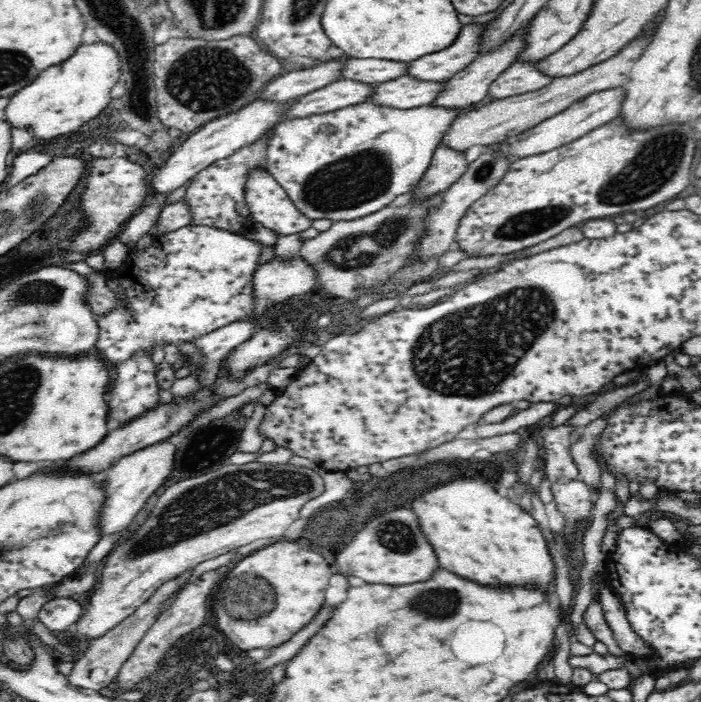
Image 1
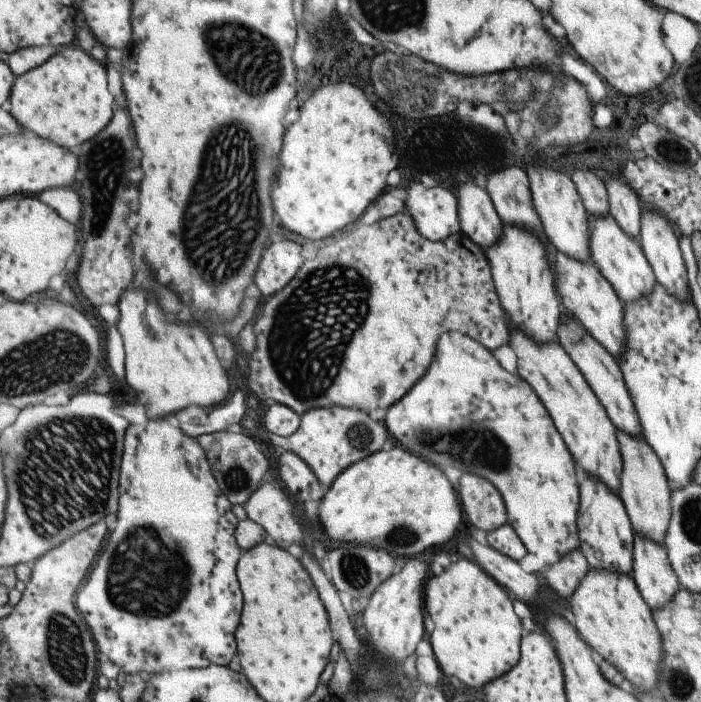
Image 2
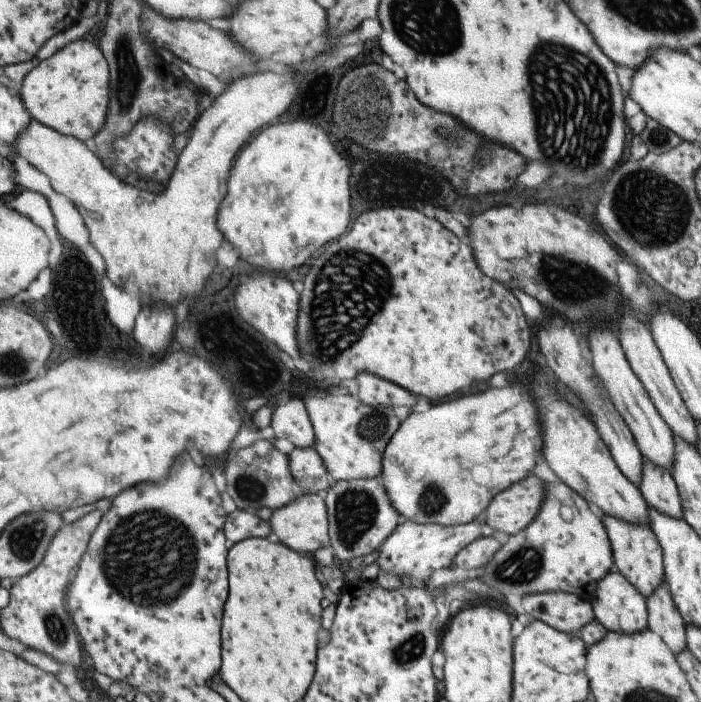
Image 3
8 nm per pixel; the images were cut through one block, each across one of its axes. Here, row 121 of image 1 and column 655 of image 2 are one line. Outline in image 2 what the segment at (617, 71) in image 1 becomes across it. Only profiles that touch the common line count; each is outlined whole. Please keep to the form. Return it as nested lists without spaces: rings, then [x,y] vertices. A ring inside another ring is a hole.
[[[617,427],[617,438],[621,443],[621,454],[623,455],[623,474],[621,474],[620,496],[632,519],[636,534],[641,534],[655,544],[663,545],[665,530],[668,528],[671,517],[671,492],[667,487],[664,464],[657,458],[655,452],[644,436],[635,438]]]

